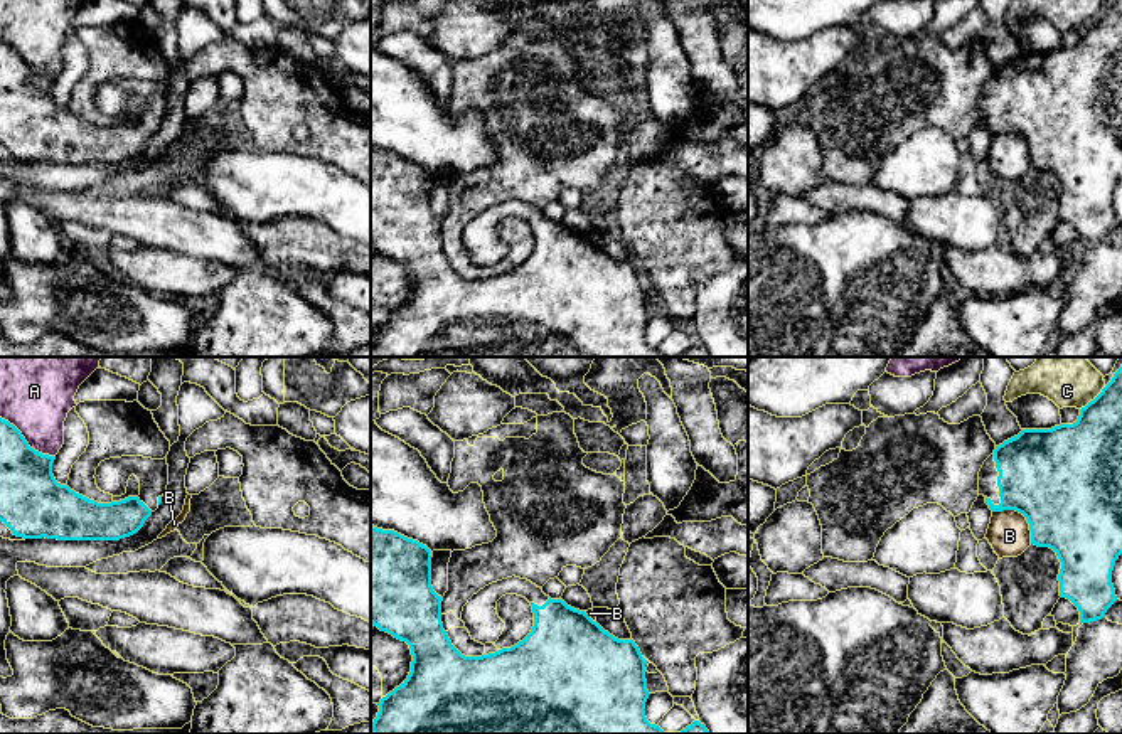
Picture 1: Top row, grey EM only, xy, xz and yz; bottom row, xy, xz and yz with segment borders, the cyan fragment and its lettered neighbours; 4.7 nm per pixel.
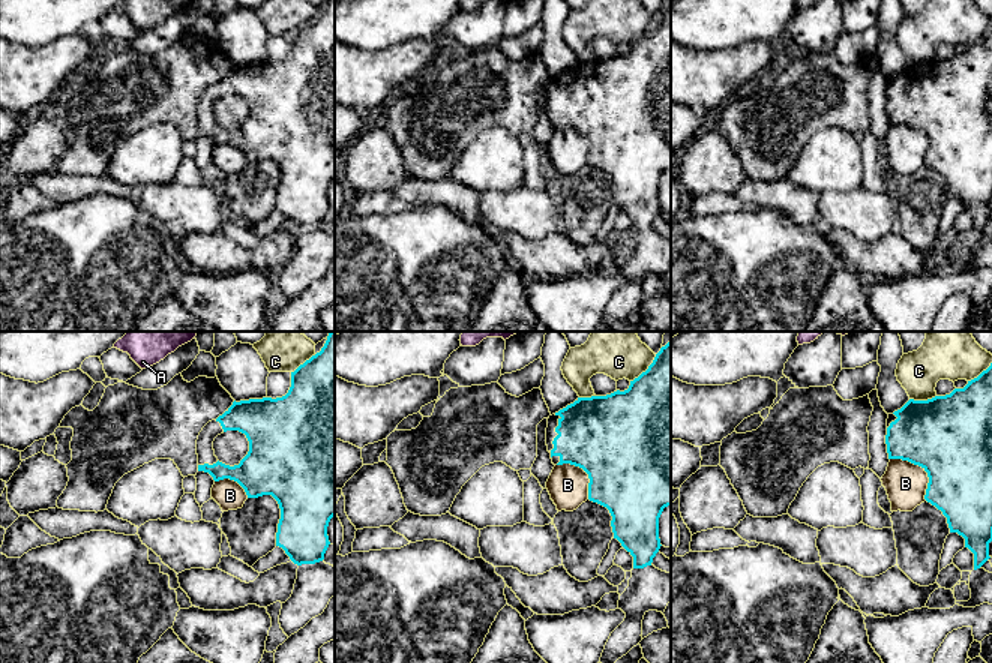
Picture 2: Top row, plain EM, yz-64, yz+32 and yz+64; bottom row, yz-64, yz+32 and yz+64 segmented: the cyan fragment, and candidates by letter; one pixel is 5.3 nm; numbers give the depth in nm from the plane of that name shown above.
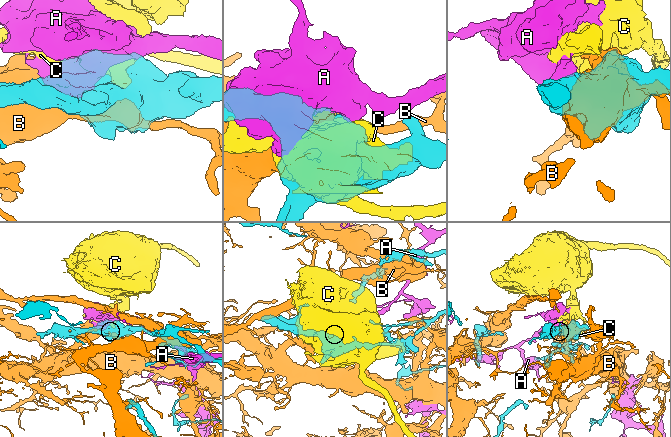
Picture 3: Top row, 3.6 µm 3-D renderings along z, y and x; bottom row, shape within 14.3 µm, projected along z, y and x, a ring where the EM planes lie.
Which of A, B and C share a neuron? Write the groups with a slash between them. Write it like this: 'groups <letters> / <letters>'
groups A / B / C

